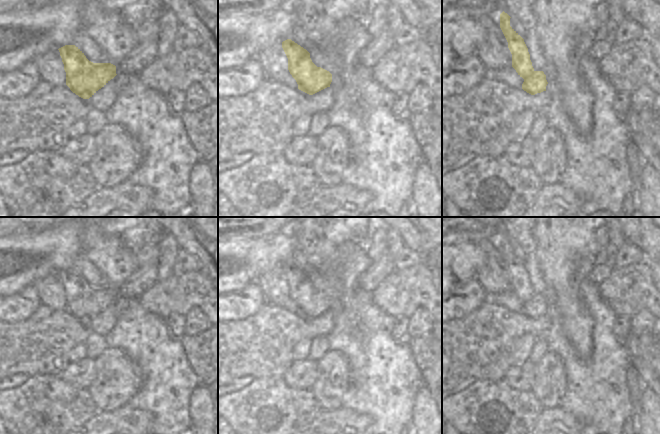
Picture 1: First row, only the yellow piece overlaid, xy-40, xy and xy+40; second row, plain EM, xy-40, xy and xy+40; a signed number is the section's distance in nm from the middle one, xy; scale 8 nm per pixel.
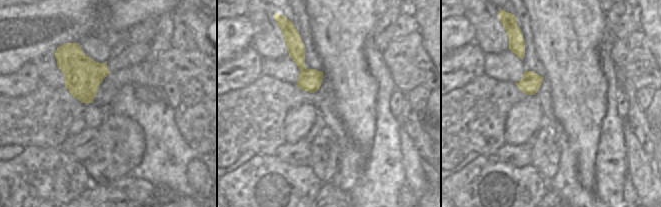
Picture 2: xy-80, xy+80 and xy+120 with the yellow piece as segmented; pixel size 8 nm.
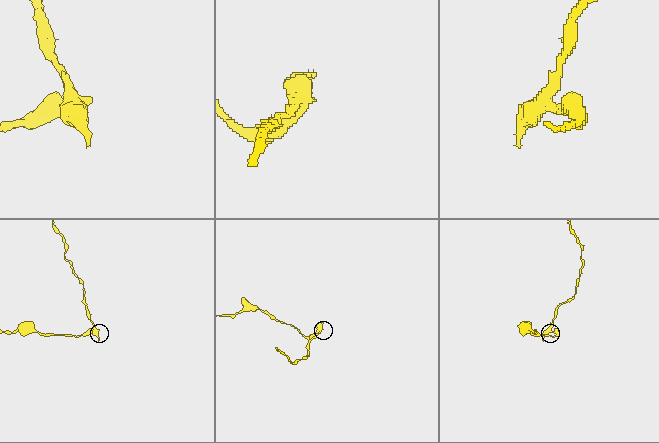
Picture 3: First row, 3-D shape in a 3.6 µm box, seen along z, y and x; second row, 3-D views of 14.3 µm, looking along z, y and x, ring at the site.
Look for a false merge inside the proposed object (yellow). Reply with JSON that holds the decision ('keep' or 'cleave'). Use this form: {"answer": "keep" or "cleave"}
{"answer": "cleave"}

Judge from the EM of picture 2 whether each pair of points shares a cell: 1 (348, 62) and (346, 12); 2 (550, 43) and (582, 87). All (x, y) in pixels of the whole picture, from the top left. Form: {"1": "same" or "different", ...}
{"1": "same", "2": "same"}

